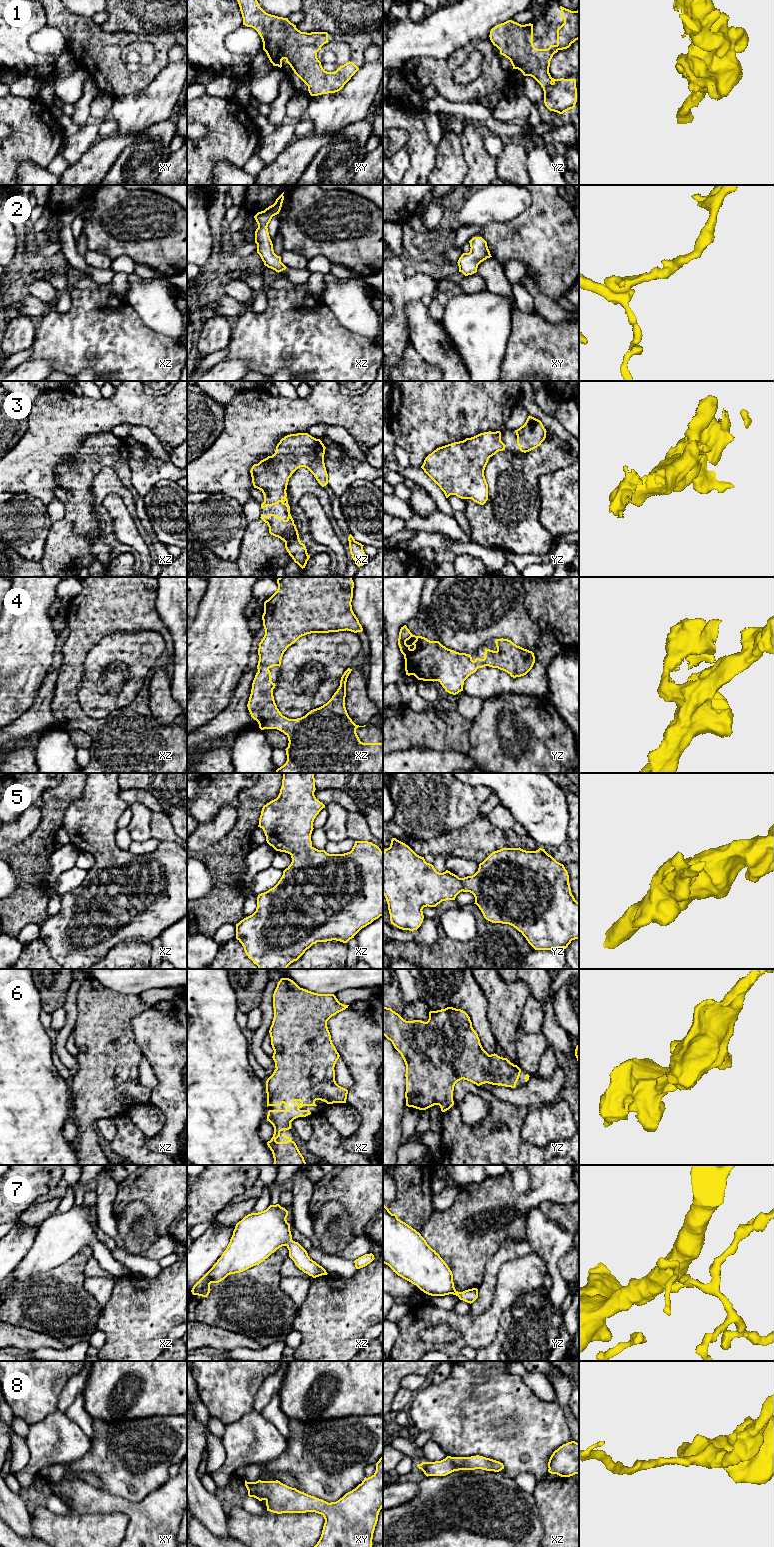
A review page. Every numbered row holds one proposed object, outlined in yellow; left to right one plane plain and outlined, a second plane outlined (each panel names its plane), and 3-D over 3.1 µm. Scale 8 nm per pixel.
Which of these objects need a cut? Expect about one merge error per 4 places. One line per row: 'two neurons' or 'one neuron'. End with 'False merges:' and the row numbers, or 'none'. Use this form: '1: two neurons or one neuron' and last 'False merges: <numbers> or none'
1: one neuron
2: one neuron
3: one neuron
4: one neuron
5: one neuron
6: one neuron
7: one neuron
8: one neuron
False merges: none

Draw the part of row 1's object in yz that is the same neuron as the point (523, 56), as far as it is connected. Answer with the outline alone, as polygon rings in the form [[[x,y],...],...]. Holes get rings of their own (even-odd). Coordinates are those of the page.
[[[560,6],[560,16],[564,23],[557,29],[557,44],[550,45],[548,49],[537,49],[533,45],[533,24],[521,25],[512,20],[501,23],[490,31],[490,40],[500,50],[500,54],[508,58],[513,69],[520,70],[524,76],[533,77],[543,88],[544,103],[550,110],[563,114],[573,109],[577,102],[576,79],[554,79],[549,73],[550,61],[559,50],[567,49],[579,39],[579,9],[571,11]]]

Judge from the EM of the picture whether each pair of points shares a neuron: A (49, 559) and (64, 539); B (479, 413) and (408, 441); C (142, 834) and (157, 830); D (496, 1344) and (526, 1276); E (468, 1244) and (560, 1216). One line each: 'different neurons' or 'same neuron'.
A: same neuron
B: same neuron
C: different neurons
D: different neurons
E: different neurons

